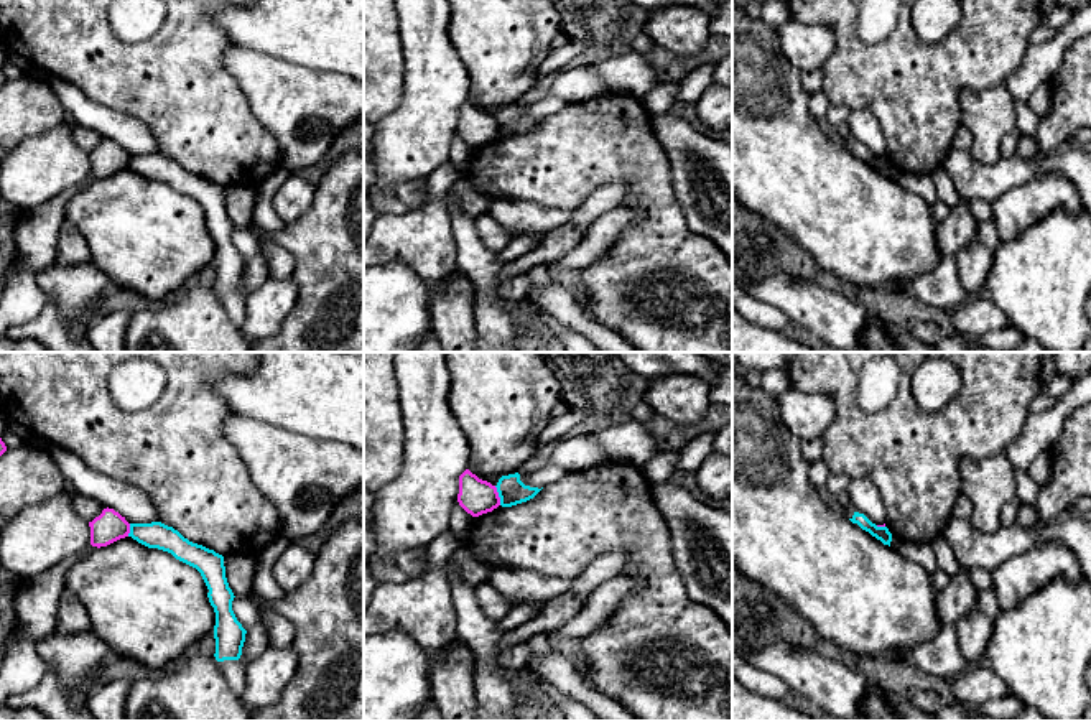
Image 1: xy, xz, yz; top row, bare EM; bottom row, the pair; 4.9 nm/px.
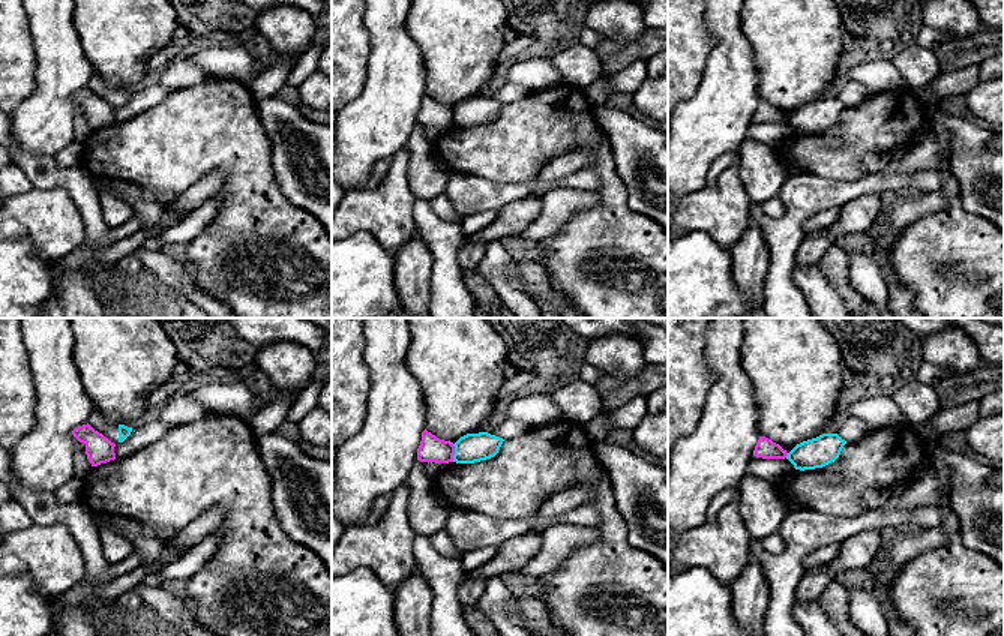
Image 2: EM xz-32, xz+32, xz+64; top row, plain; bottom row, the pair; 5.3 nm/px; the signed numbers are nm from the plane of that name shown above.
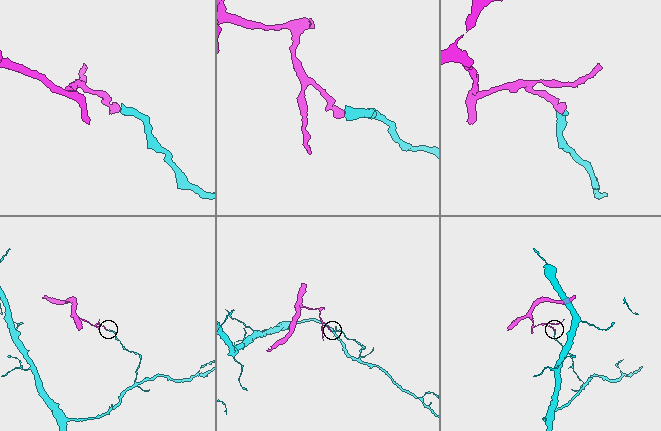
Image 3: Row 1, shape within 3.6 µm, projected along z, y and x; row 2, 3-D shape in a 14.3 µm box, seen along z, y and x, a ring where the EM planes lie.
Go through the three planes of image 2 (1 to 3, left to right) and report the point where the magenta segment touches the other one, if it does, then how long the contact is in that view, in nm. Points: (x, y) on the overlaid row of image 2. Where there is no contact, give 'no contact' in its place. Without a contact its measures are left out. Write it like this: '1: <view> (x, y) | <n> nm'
1: no contact
2: xz+32 (455, 453) | 100 nm
3: xz+64 (788, 455) | 30 nm

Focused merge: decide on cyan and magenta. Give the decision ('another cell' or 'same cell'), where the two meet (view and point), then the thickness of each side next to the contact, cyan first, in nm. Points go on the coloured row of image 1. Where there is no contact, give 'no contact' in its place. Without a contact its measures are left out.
another cell | xz (499, 496) | 140/170 nm

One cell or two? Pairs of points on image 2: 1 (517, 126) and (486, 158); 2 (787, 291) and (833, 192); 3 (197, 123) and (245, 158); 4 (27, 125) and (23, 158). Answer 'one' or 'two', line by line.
1: one
2: one
3: one
4: two

